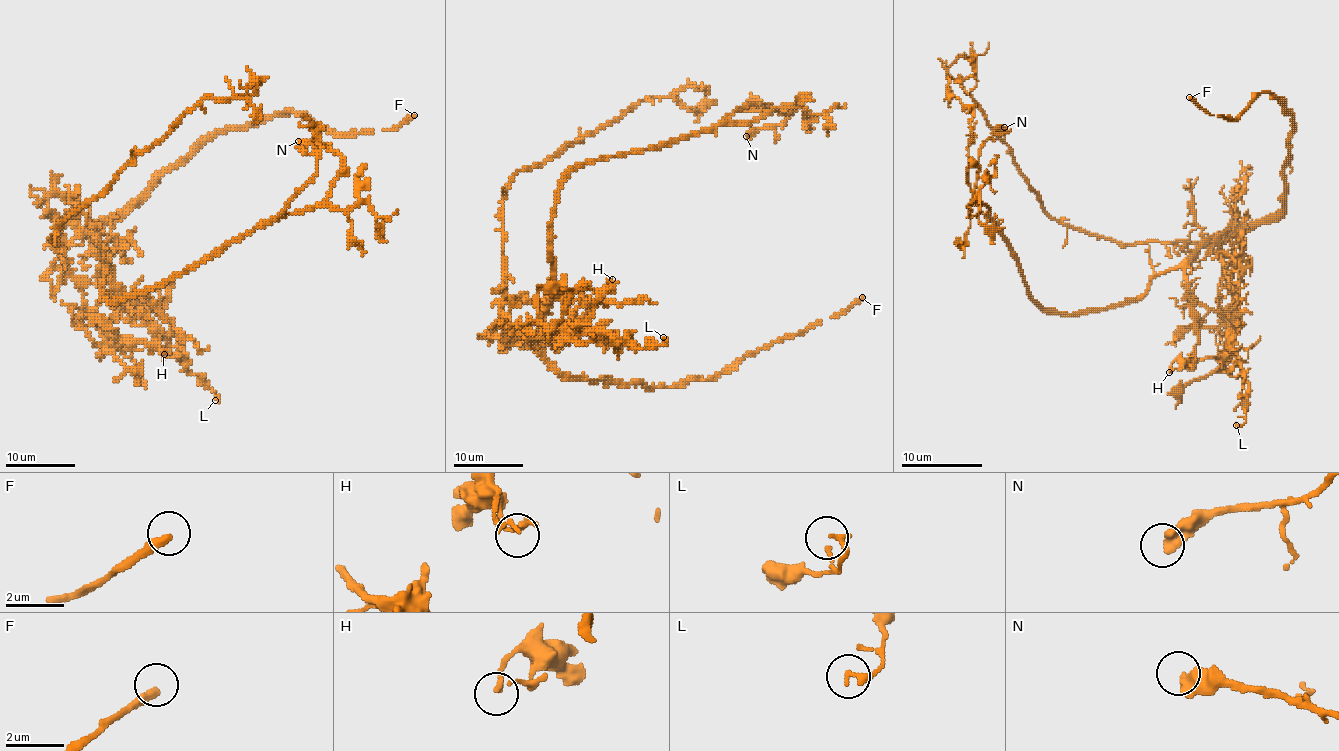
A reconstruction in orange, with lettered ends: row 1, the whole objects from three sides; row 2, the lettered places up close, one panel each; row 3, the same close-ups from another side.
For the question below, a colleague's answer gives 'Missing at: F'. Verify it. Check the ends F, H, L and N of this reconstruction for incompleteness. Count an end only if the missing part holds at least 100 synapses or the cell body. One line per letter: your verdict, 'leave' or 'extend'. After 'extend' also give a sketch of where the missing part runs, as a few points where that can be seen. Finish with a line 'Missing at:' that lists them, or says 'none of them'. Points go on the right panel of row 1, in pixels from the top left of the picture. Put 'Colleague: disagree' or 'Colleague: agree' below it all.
F: extend
H: leave
L: leave
N: leave
Missing at: F
Colleague: agree

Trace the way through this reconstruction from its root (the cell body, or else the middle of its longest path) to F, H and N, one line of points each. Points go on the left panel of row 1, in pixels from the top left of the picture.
F: (97, 244), (90, 234), (99, 225), (220, 132), (281, 111), (337, 134), (391, 131), (414, 115)
H: (97, 244), (70, 223), (54, 239), (82, 290), (82, 303), (104, 328), (159, 344), (164, 354)
N: (97, 244), (106, 260), (101, 297), (117, 303), (162, 286), (279, 216), (319, 206), (342, 157), (298, 141)

